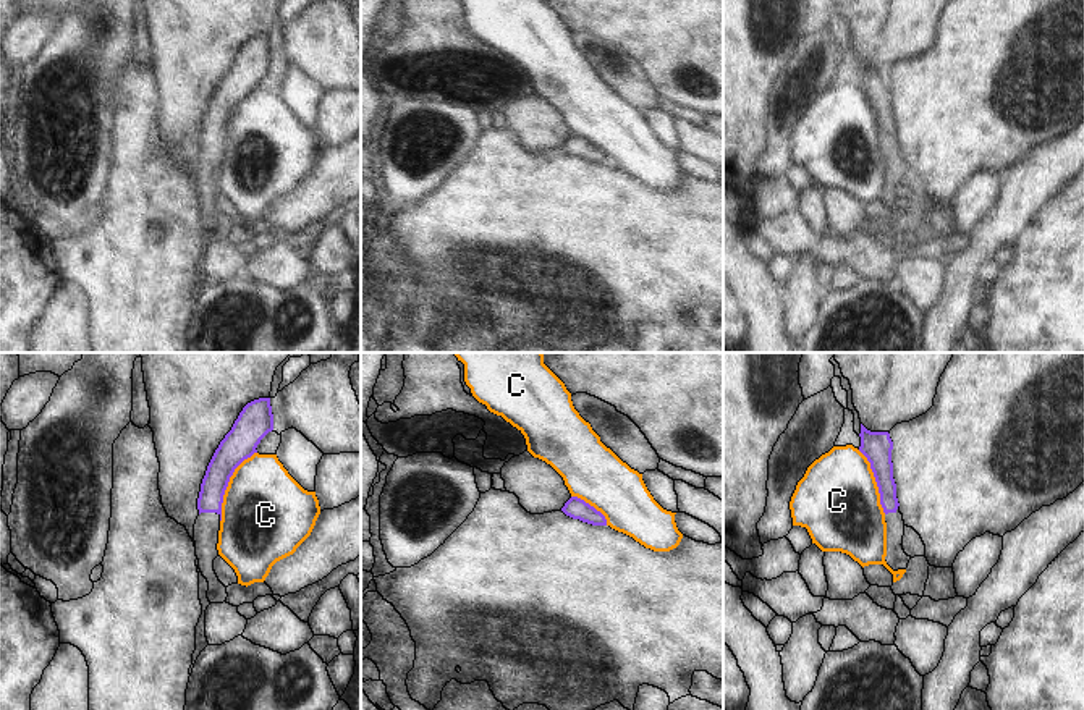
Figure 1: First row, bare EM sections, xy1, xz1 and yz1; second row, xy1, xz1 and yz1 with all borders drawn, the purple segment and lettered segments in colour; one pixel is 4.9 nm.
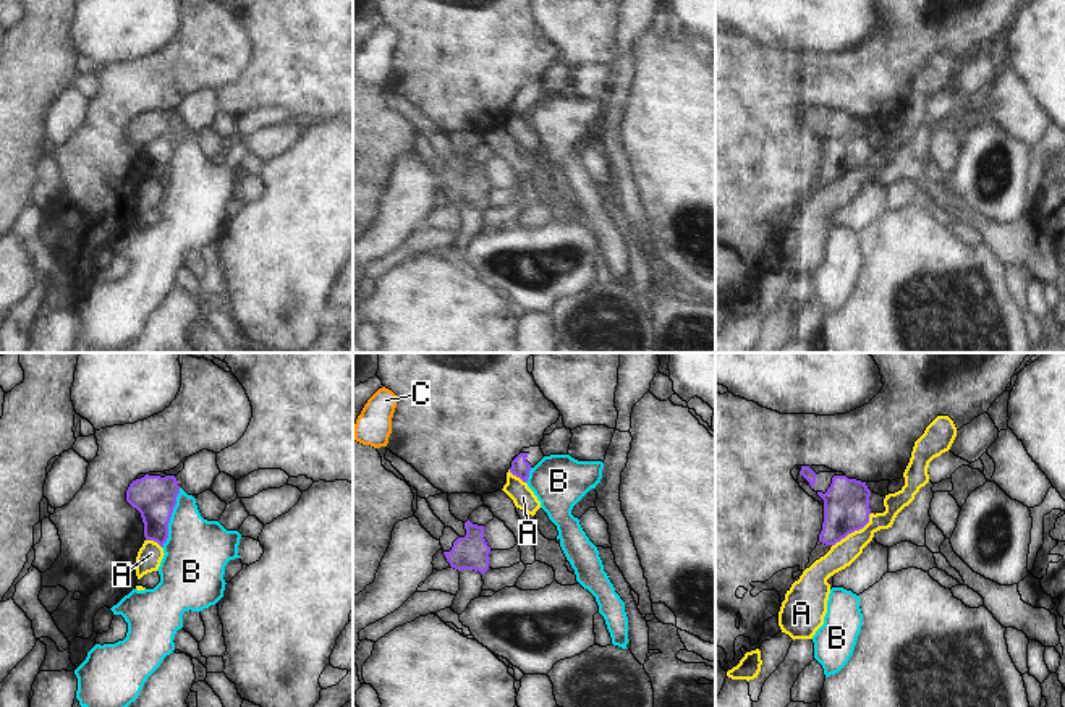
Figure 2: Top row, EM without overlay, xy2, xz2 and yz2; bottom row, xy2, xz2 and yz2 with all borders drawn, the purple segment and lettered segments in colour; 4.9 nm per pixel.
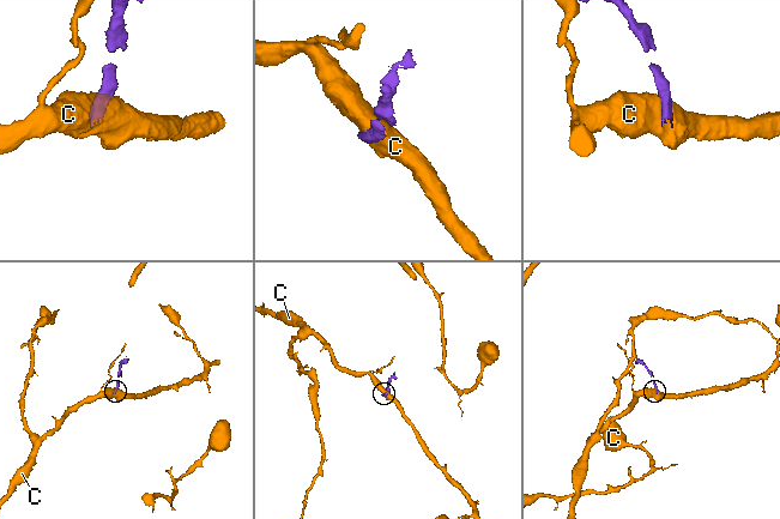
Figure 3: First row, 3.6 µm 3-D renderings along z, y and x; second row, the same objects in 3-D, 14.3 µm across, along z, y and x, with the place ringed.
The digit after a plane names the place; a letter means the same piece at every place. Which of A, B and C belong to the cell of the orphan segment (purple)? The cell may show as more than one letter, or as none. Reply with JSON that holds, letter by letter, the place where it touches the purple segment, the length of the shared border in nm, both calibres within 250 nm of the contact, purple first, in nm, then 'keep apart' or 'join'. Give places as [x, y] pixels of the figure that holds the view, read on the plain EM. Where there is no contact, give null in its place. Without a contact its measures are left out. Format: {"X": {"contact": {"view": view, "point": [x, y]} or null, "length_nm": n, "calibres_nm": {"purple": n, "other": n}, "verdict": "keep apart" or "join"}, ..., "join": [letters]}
{"A": {"contact": {"view": "yz2", "point": [853, 169]}, "length_nm": 260, "calibres_nm": {"purple": 220, "other": 130}, "verdict": "keep apart"}, "B": {"contact": {"view": "xy2", "point": [170, 154]}, "length_nm": 320, "calibres_nm": {"purple": 220, "other": 320}, "verdict": "keep apart"}, "C": {"contact": {"view": "xy1", "point": [227, 123]}, "length_nm": 400, "calibres_nm": {"purple": 160, "other": 440}, "verdict": "keep apart"}, "join": []}

